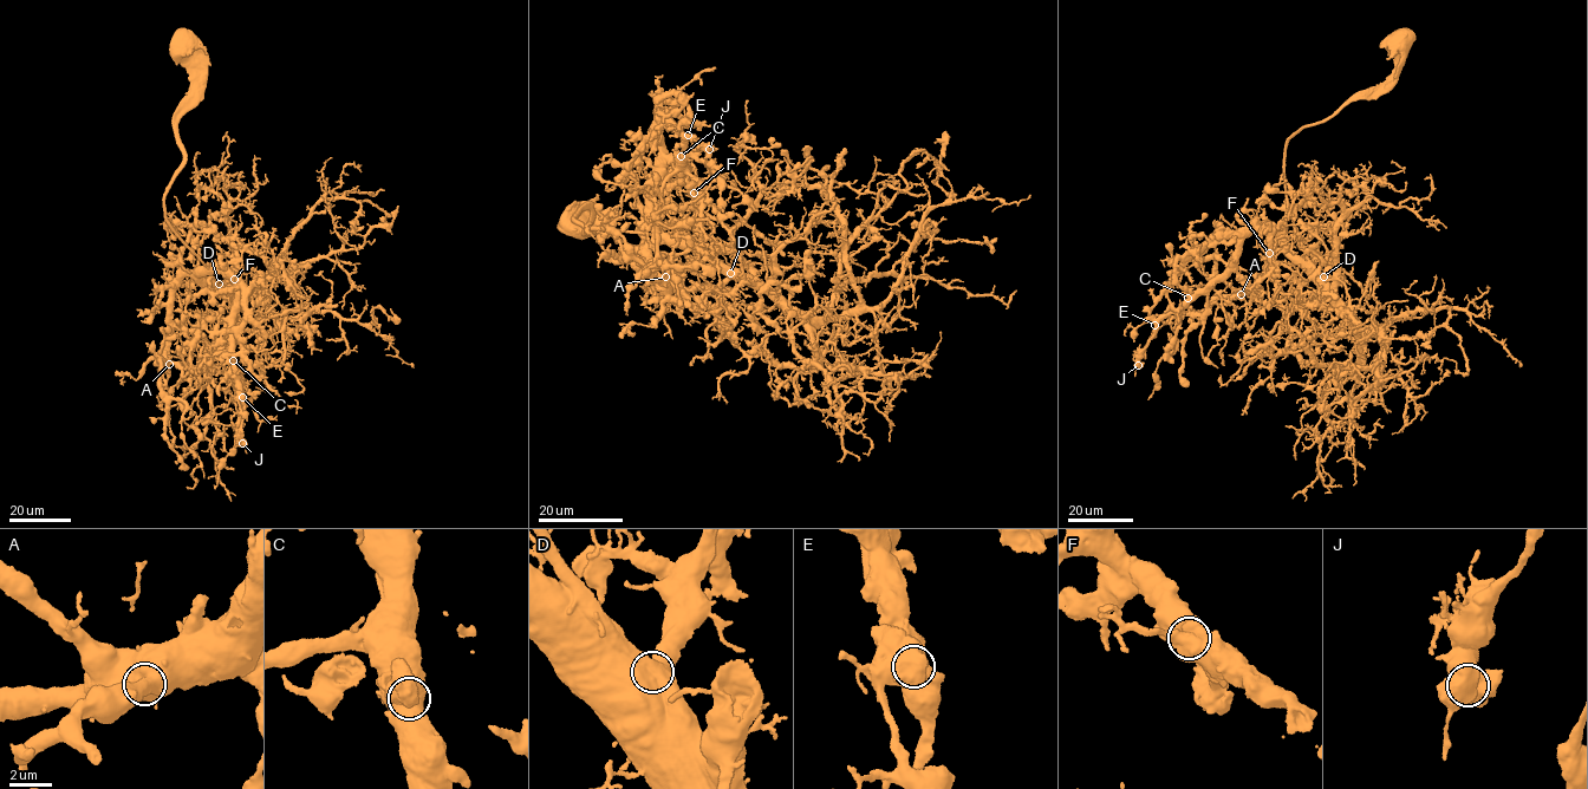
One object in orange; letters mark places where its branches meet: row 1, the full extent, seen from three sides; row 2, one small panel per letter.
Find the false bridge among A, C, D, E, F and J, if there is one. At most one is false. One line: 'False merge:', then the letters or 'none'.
False merge: none

